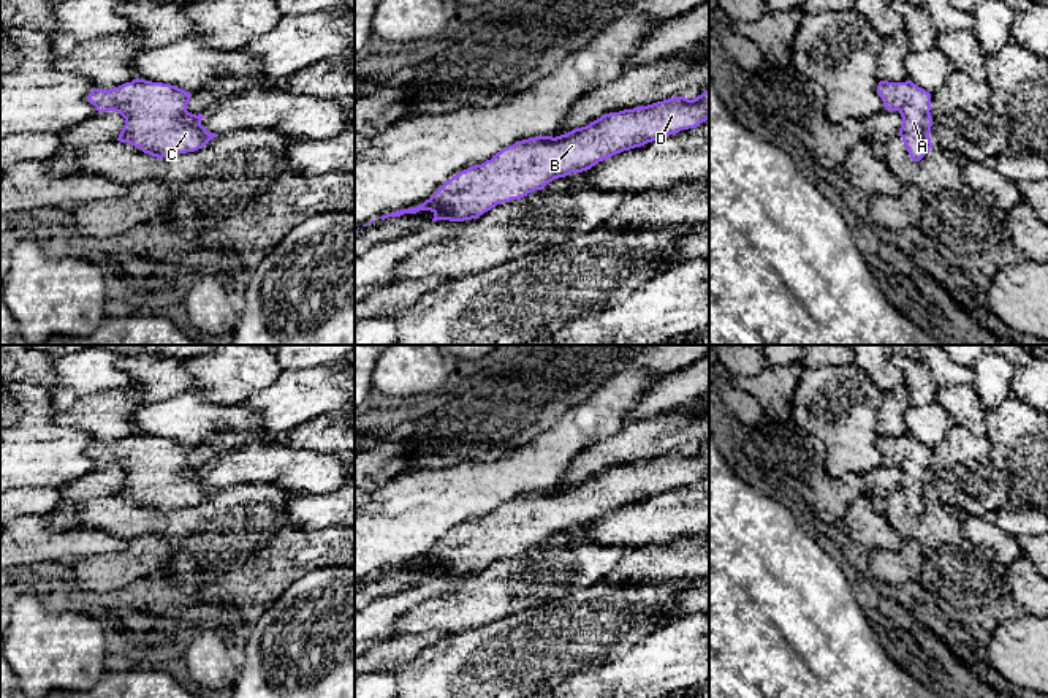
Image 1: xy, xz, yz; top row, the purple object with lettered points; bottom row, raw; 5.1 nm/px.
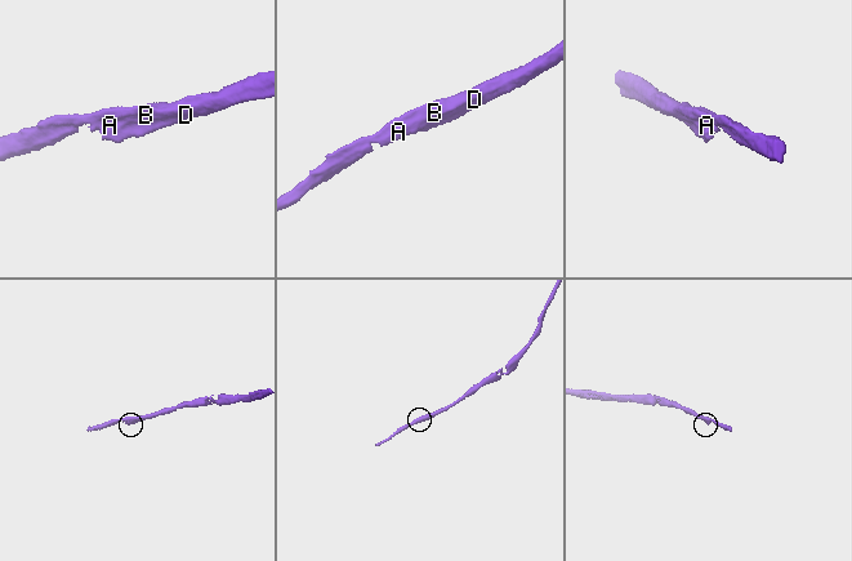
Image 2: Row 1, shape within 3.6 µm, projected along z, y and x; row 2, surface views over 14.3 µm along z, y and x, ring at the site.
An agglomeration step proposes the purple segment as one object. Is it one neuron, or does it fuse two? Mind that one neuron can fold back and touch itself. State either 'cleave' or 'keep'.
keep

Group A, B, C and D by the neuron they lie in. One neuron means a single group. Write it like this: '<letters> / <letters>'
A B C D

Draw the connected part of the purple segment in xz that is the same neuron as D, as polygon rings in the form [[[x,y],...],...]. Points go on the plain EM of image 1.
[[[709,445],[693,454],[682,450],[609,467],[556,492],[535,491],[516,495],[491,514],[453,530],[423,559],[378,573],[420,565],[431,565],[432,576],[478,573],[497,559],[543,544],[554,533],[587,525],[616,508],[695,483],[708,473]]]

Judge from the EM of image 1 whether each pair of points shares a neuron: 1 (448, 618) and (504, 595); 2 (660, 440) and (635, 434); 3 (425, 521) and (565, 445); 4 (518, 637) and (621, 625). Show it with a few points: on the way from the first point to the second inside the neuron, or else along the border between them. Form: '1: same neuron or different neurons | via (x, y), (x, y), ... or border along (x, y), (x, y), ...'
1: same neuron | via (463, 608), (489, 595)
2: same neuron | via (654, 439), (641, 439)
3: same neuron | via (459, 494), (531, 467)
4: same neuron | via (543, 637), (562, 637), (596, 625)

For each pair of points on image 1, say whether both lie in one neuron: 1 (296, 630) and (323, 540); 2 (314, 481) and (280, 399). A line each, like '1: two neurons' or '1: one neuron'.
1: two neurons
2: two neurons

